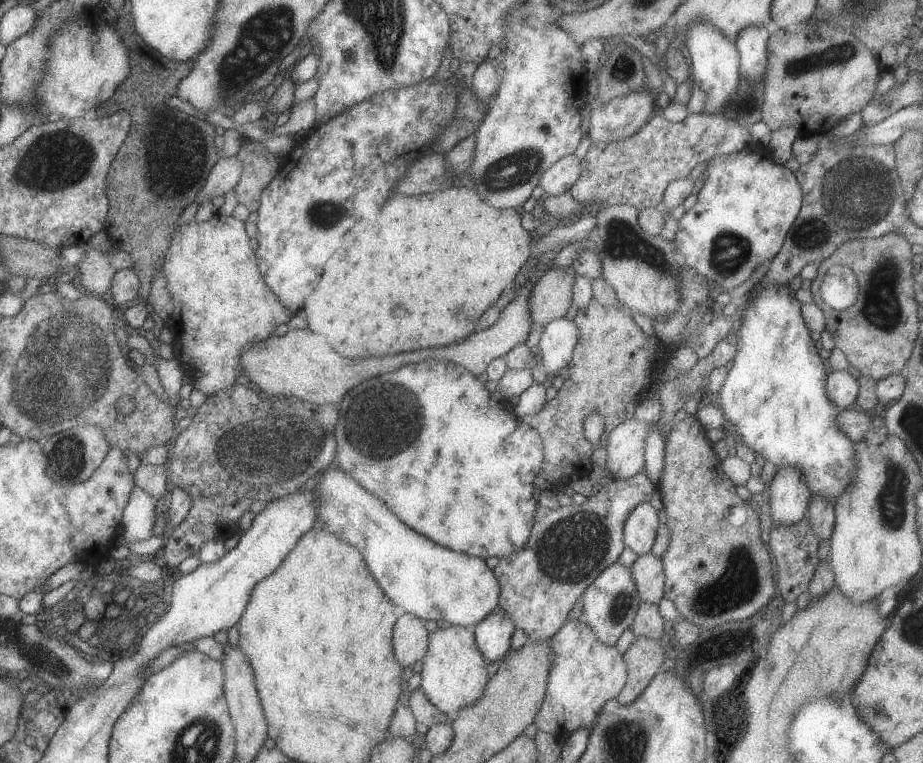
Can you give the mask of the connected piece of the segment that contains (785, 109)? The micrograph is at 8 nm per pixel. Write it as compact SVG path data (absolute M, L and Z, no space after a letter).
M814 21L810 22L810 24L805 23L796 29L780 29L770 35L767 49L767 70L765 76L765 88L763 90L764 102L762 105L763 122L765 122L770 129L776 131L780 127L797 128L802 137L820 133L830 133L840 121L849 118L855 112L861 112L868 102L872 100L876 85L884 72L884 68L878 60L877 53L871 51L856 35L845 31L844 29L836 28L834 25L824 21Z

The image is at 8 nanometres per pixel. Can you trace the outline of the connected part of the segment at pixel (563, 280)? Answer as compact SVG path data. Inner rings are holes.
M552 267L535 282L529 296L531 321L535 326L545 326L568 314L573 302L575 276L572 268Z

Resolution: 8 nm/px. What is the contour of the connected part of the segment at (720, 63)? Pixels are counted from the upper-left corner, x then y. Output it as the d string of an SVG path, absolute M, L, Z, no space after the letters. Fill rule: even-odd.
M690 23L685 30L685 38L684 46L686 46L691 63L689 83L698 83L707 94L707 101L704 108L700 108L700 112L715 114L736 92L741 77L740 55L736 43L714 27L712 23Z

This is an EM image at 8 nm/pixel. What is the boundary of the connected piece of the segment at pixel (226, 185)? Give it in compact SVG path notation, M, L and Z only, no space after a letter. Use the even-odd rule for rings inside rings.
M238 155L219 157L197 200L202 199L206 202L234 190L237 182L240 182L242 173L243 162Z

